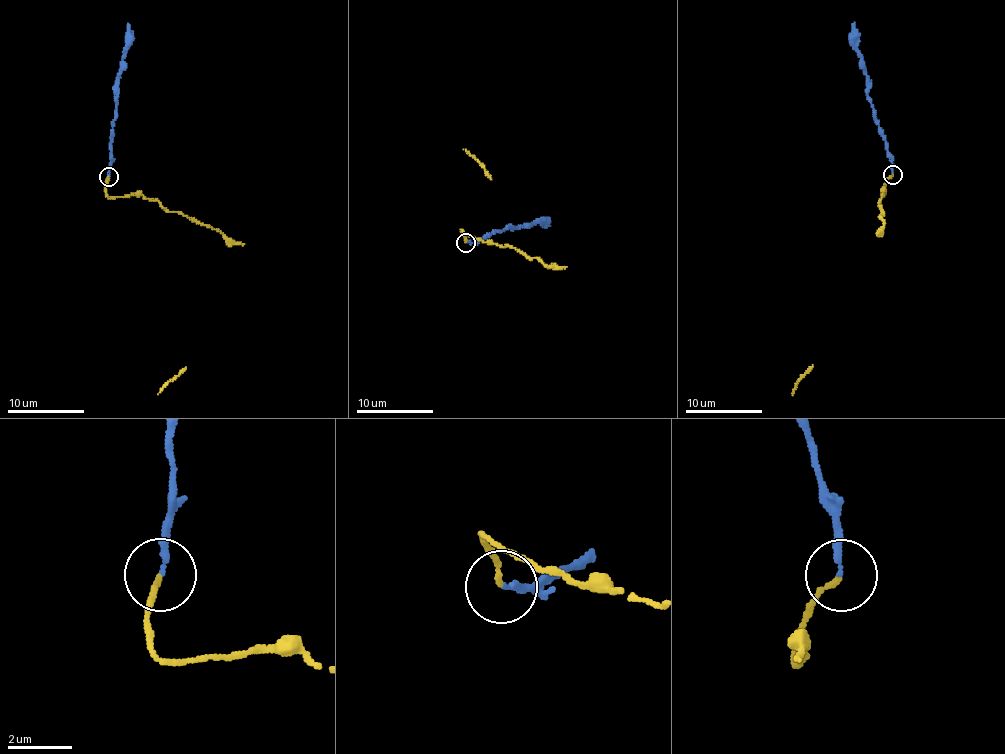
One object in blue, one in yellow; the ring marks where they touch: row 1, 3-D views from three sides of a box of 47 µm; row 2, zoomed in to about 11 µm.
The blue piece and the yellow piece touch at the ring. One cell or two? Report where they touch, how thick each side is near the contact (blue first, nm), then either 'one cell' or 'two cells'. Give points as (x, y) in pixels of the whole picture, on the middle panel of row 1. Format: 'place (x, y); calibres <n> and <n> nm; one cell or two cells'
place (466, 242); calibres 190 and 160 nm; two cells

